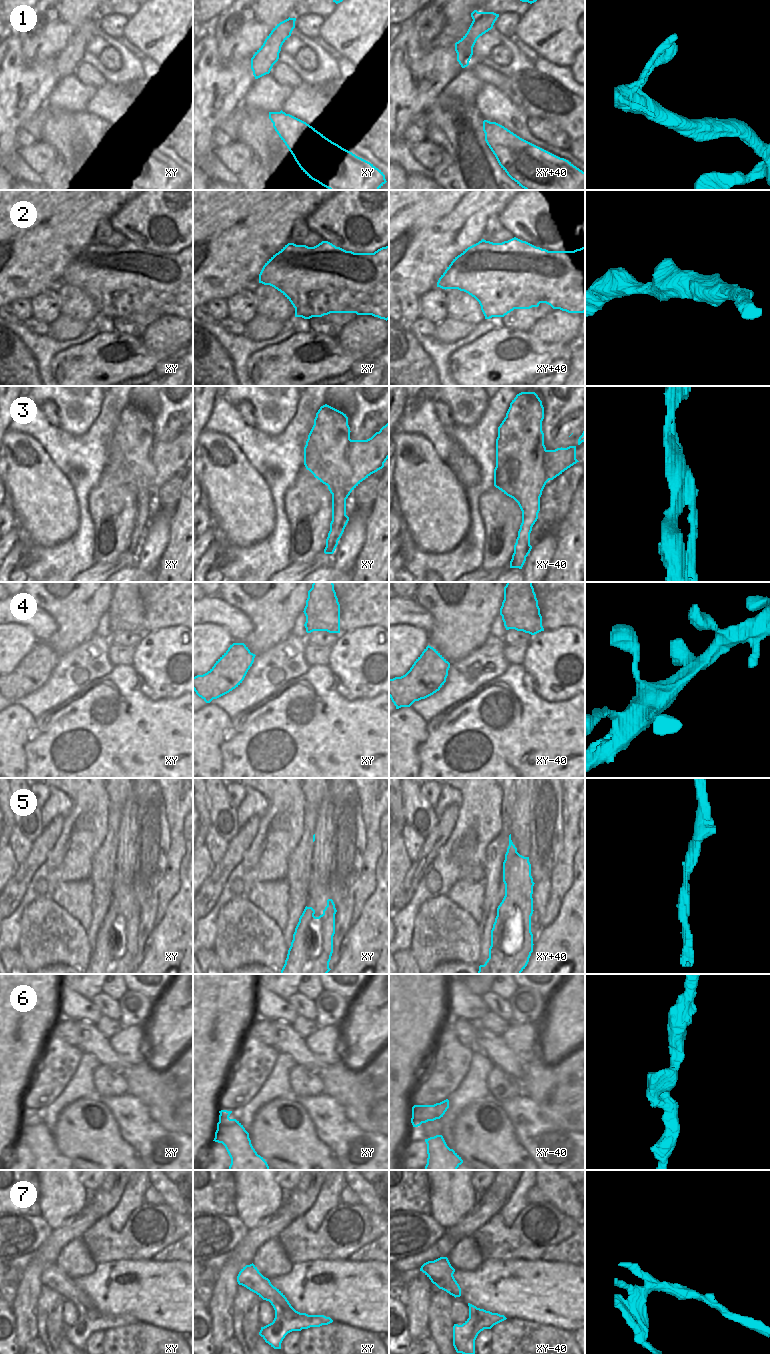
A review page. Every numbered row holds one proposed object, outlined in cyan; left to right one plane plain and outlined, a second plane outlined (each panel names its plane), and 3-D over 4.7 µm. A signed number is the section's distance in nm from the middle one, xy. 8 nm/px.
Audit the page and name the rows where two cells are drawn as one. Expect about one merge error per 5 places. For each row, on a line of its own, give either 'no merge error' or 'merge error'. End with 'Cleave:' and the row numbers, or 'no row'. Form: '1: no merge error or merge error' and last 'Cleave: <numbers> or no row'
1: no merge error
2: no merge error
3: merge error
4: no merge error
5: no merge error
6: no merge error
7: merge error
Cleave: 3, 7

